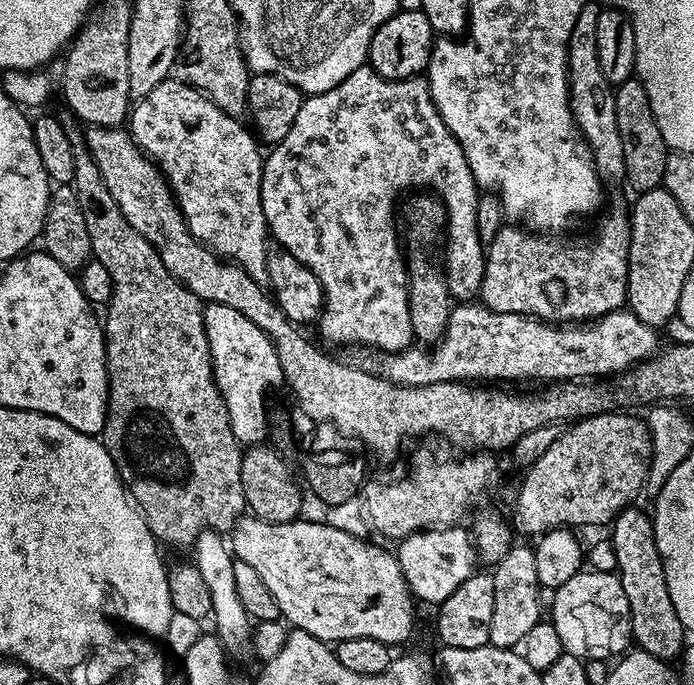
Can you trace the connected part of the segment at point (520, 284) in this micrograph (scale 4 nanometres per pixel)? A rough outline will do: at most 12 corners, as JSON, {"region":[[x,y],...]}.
{"region":[[630,212],[599,217],[589,252],[536,252],[500,227],[479,299],[554,324],[621,311]]}

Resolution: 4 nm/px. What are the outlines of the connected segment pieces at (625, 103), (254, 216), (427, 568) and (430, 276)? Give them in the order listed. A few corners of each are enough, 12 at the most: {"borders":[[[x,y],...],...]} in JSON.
{"borders":[[[639,78],[615,85],[624,180],[664,182],[670,149]],[[169,78],[131,105],[193,238],[264,282],[257,137]],[[464,526],[428,528],[394,555],[417,601],[439,606],[478,564]],[[420,190],[398,208],[417,345],[444,339],[454,300],[438,259],[448,211]]]}

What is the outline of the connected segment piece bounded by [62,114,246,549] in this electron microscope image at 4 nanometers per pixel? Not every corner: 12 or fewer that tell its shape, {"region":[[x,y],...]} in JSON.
{"region":[[62,120],[102,316],[102,442],[161,545],[246,512],[205,305]]}

